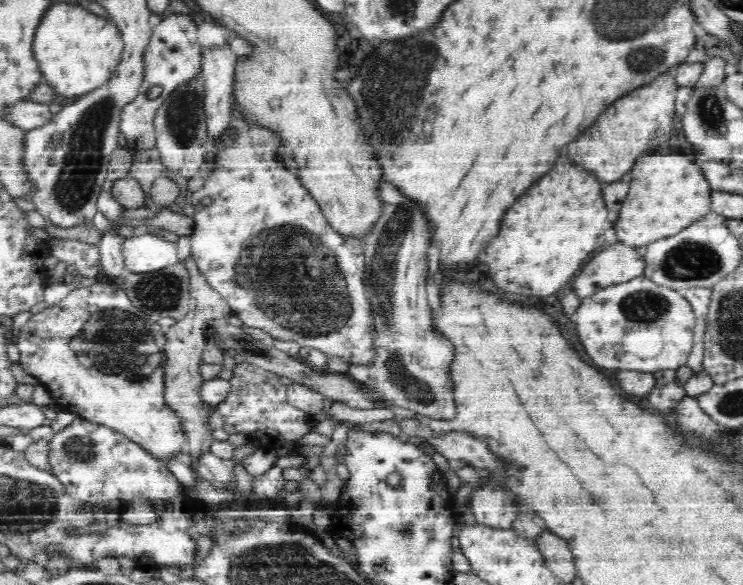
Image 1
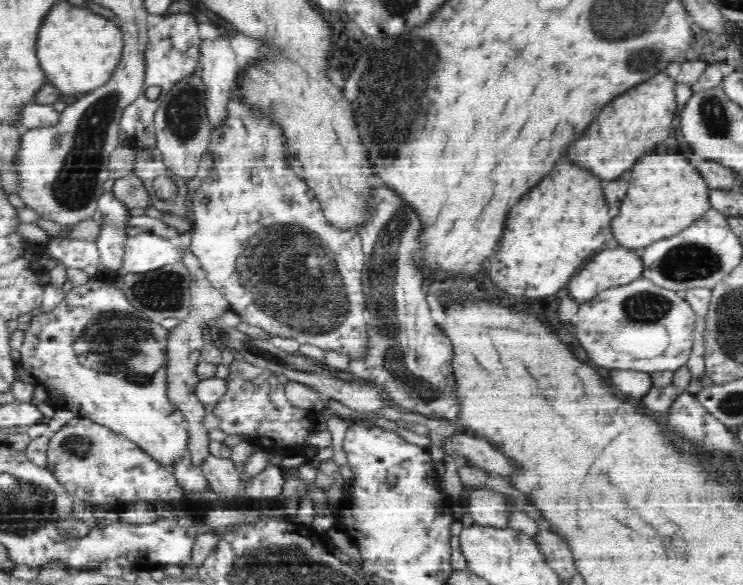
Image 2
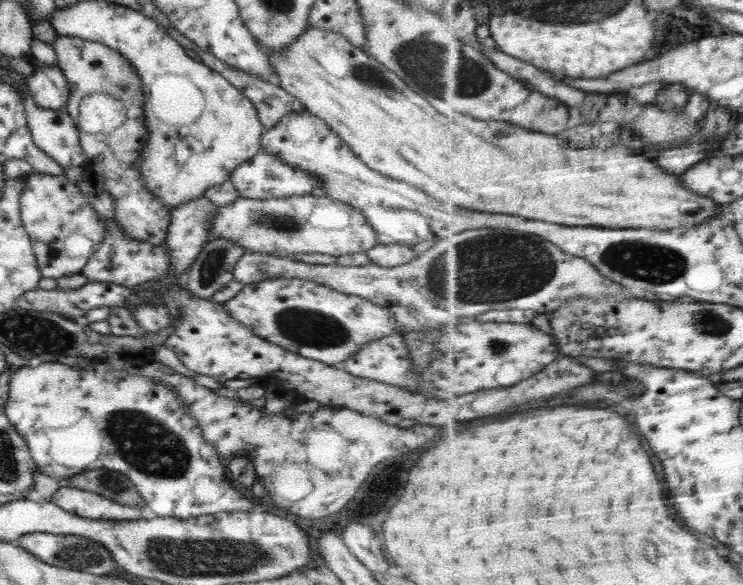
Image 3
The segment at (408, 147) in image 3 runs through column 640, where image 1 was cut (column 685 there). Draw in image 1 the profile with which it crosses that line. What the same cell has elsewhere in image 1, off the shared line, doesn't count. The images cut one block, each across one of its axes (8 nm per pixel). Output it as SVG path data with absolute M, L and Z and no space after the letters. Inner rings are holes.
M652 154L636 162L630 172L630 194L620 210L616 224L618 240L630 246L645 246L659 238L678 234L694 220L712 213L712 186L702 168L690 156L680 154Z

